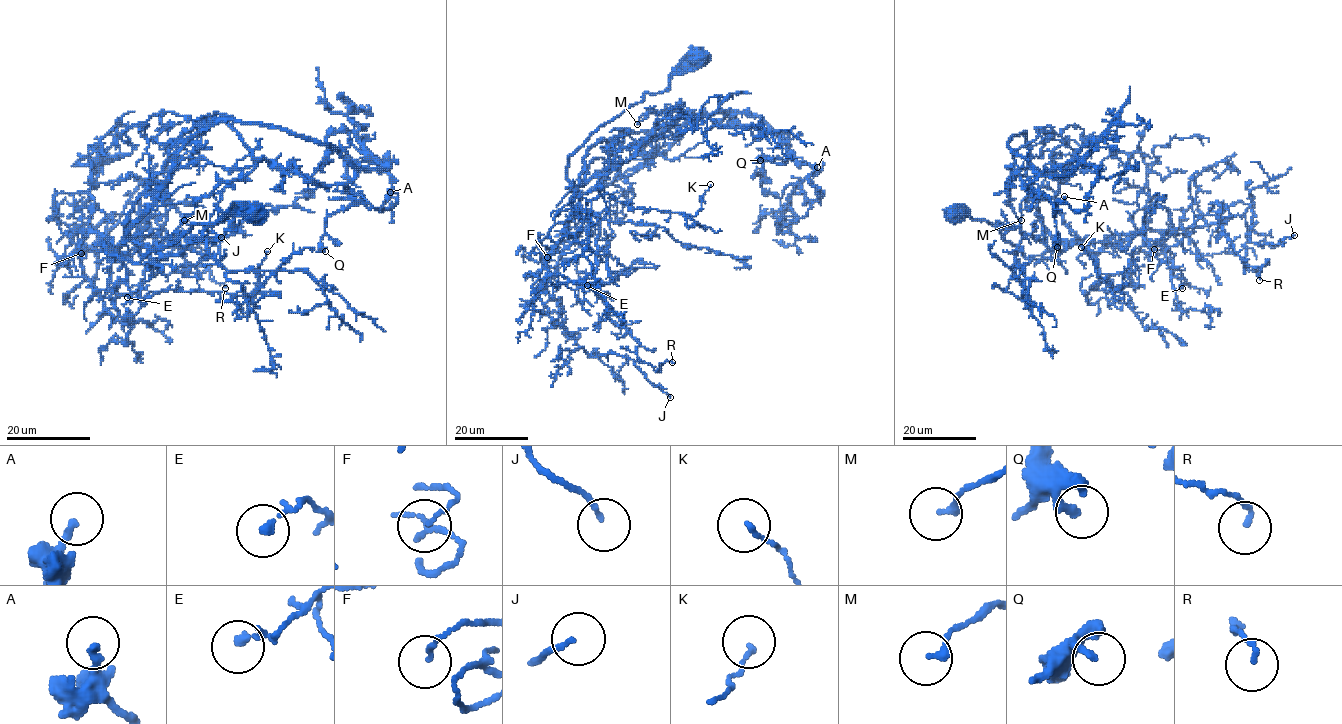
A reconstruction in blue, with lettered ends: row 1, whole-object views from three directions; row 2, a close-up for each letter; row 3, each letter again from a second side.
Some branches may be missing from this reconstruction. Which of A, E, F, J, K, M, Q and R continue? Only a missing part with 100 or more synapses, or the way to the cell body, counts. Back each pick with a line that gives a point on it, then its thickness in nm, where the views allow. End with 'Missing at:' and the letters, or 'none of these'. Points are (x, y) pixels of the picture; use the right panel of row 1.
Missing at: none of these

